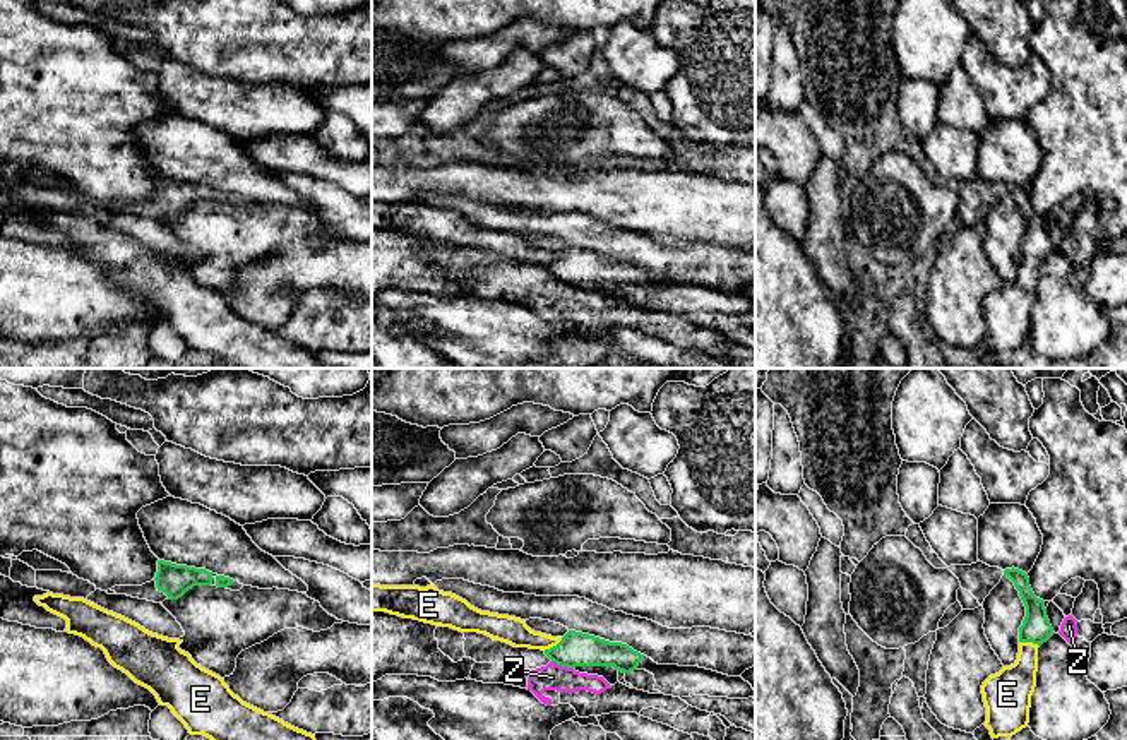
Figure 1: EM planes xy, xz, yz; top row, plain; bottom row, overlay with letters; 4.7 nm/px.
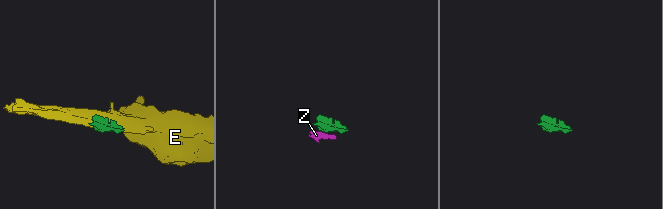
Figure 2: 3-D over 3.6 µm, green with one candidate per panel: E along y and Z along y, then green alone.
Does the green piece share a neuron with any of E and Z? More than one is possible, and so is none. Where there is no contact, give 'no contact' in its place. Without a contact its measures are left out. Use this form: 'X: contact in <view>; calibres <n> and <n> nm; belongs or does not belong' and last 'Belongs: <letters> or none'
E: contact in xz; calibres 160 and 130 nm; does not belong
Z: contact in xz; calibres 160 and 130 nm; does not belong
Belongs: none

